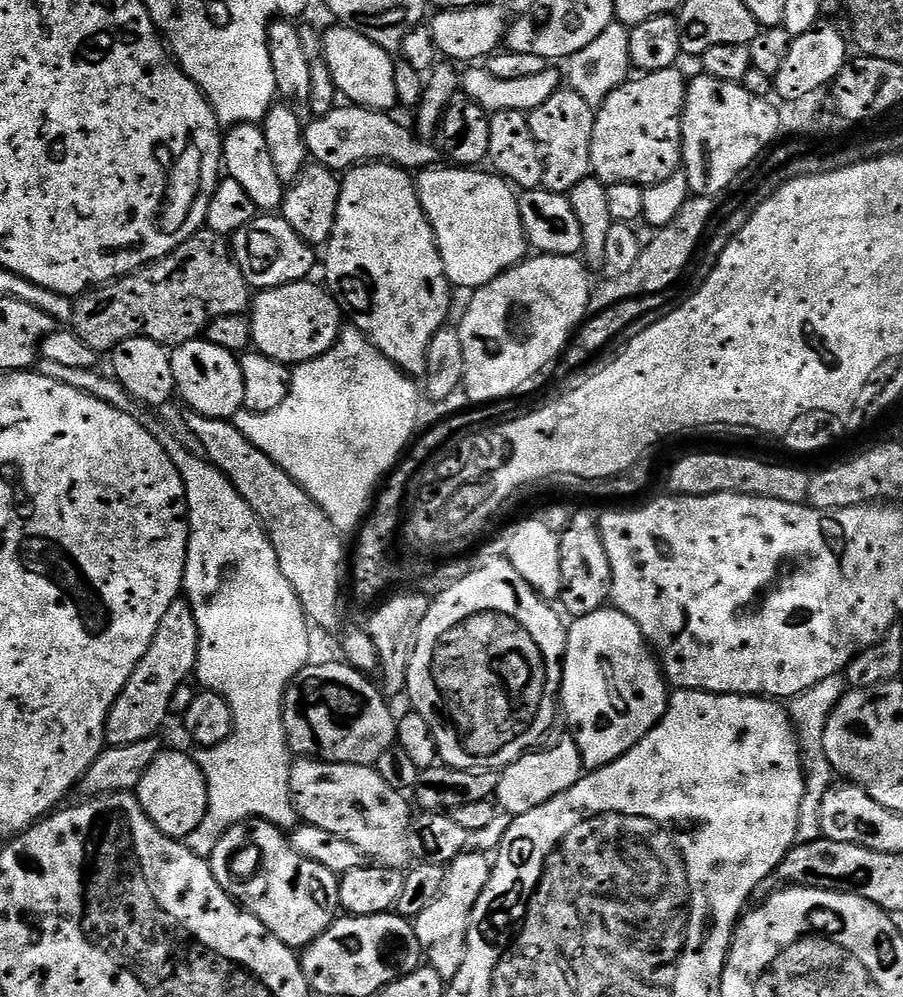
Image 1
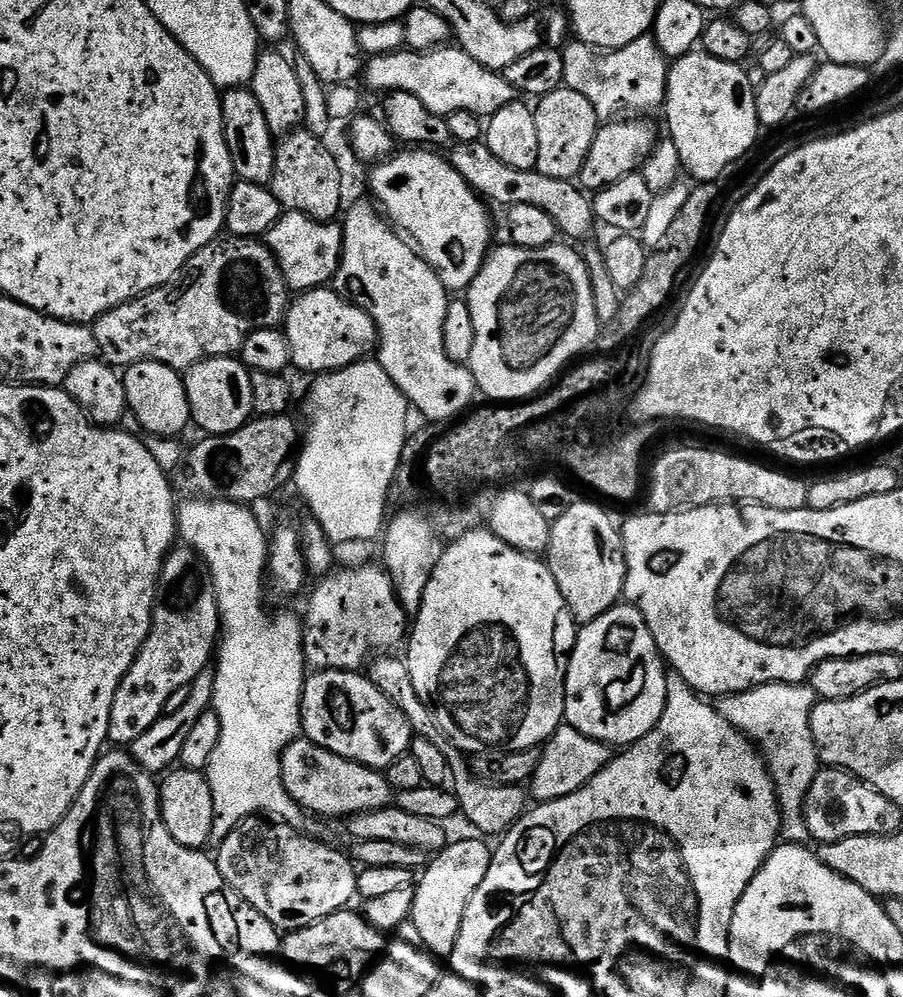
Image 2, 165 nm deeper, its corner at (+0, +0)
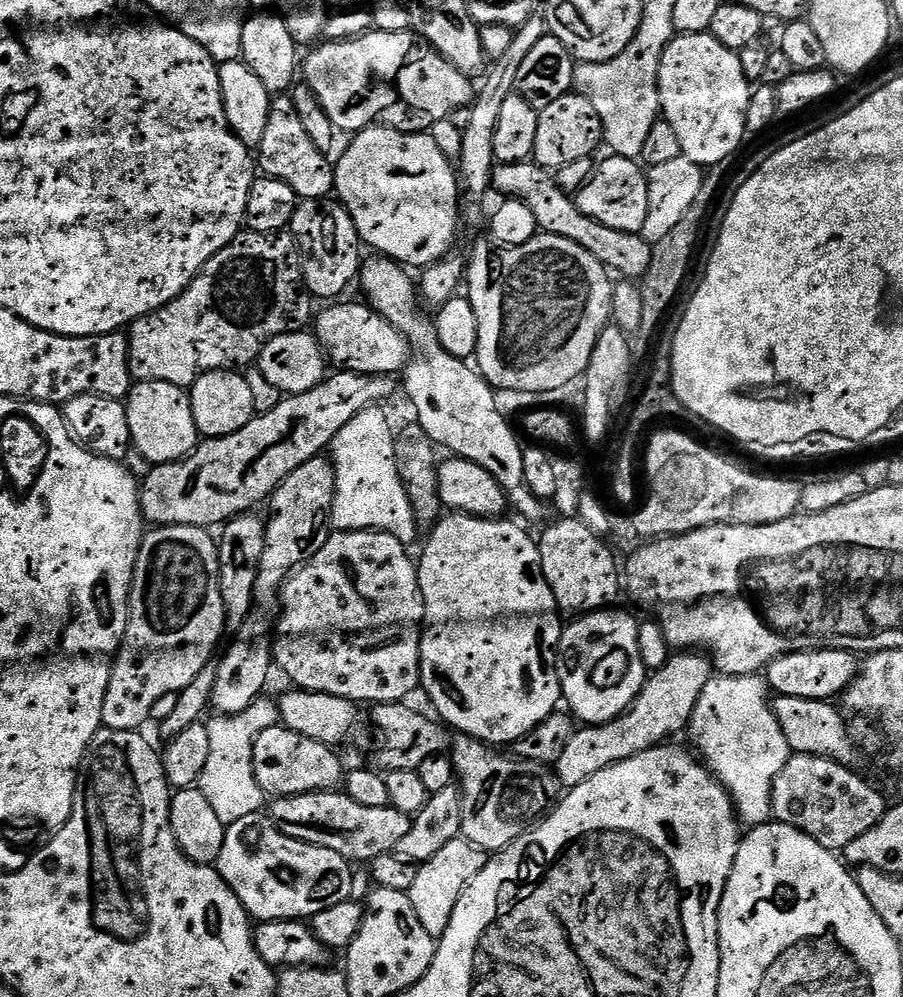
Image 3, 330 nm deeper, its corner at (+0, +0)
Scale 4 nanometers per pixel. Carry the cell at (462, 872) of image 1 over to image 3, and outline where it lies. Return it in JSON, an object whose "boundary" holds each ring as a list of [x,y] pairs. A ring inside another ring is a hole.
{"boundary":[[[463,838],[450,842],[434,858],[416,869],[414,886],[408,888],[410,902],[414,902],[414,910],[418,913],[418,920],[426,930],[437,938],[443,936],[450,926],[450,918],[454,914],[454,906],[458,906],[458,898],[468,889],[468,884],[484,867],[488,865],[490,856],[483,848],[474,846]]]}

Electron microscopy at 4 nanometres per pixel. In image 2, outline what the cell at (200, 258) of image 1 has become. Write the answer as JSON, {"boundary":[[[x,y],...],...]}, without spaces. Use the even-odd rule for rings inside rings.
{"boundary":[[[231,234],[210,241],[194,254],[180,271],[178,282],[163,284],[136,300],[112,308],[91,325],[98,342],[98,356],[117,370],[129,368],[143,360],[162,362],[177,370],[187,370],[203,360],[219,356],[235,357],[254,330],[280,328],[288,312],[290,289],[280,273],[267,243],[256,238]]]}

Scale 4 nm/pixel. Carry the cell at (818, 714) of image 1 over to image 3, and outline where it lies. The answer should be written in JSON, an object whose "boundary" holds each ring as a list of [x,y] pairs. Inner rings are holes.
{"boundary":[[[758,674],[754,676],[713,676],[708,680],[698,698],[698,705],[695,706],[688,734],[691,734],[699,750],[697,753],[703,758],[709,771],[728,789],[739,821],[743,825],[745,823],[748,828],[769,823],[773,817],[773,782],[794,753],[776,718],[772,692],[767,681]]]}

